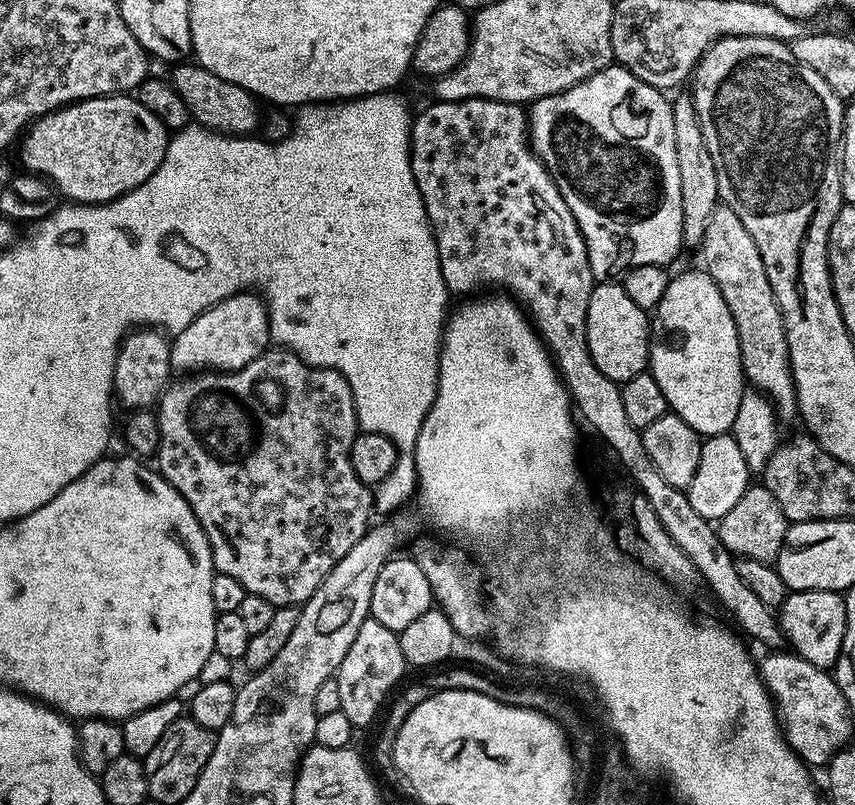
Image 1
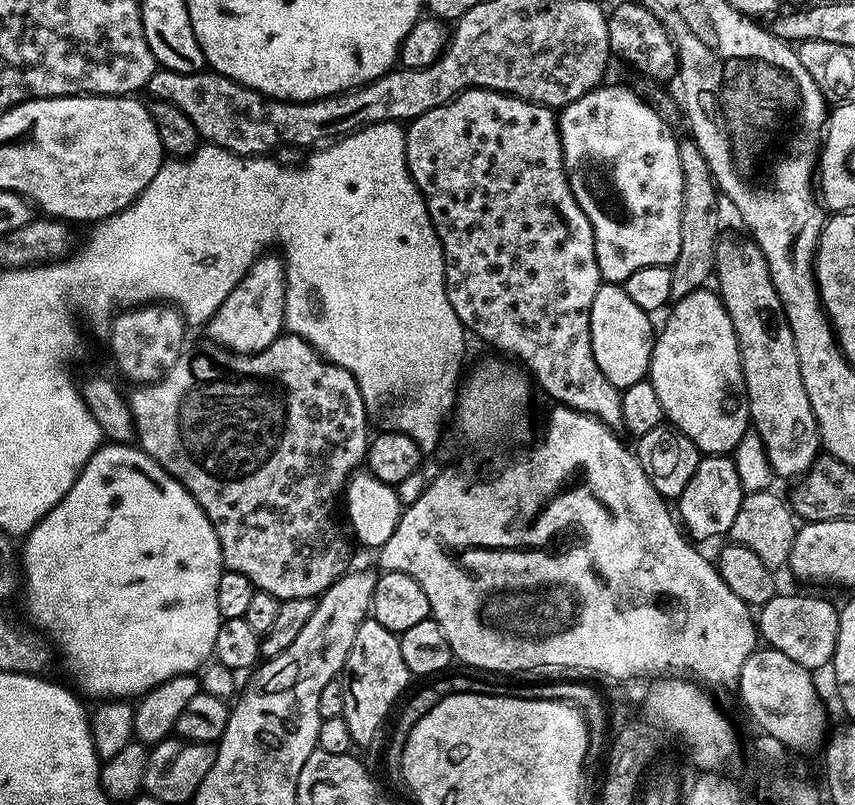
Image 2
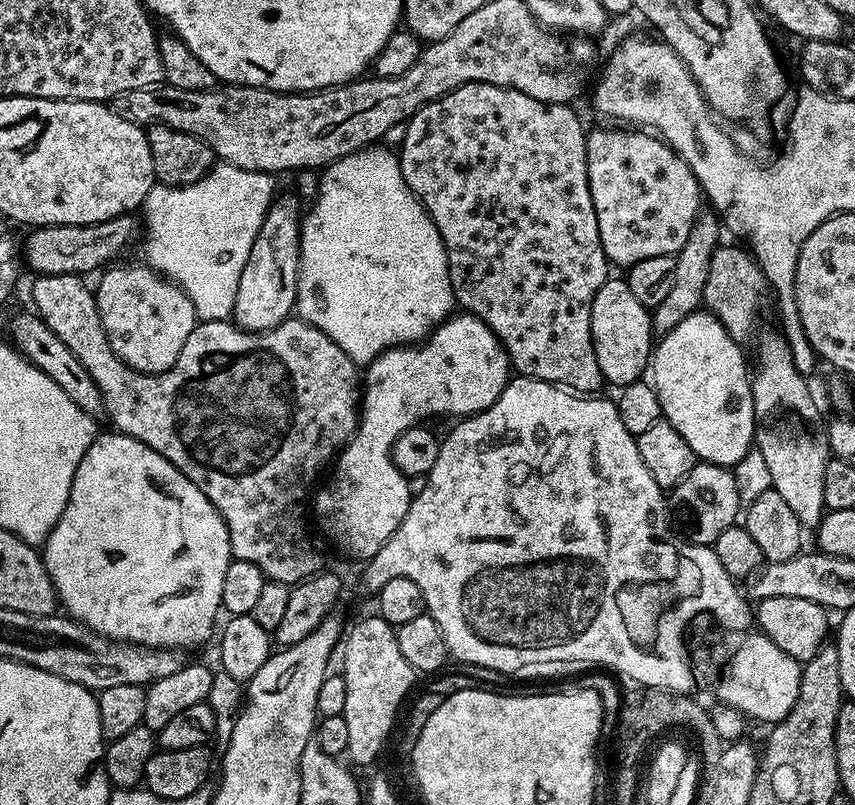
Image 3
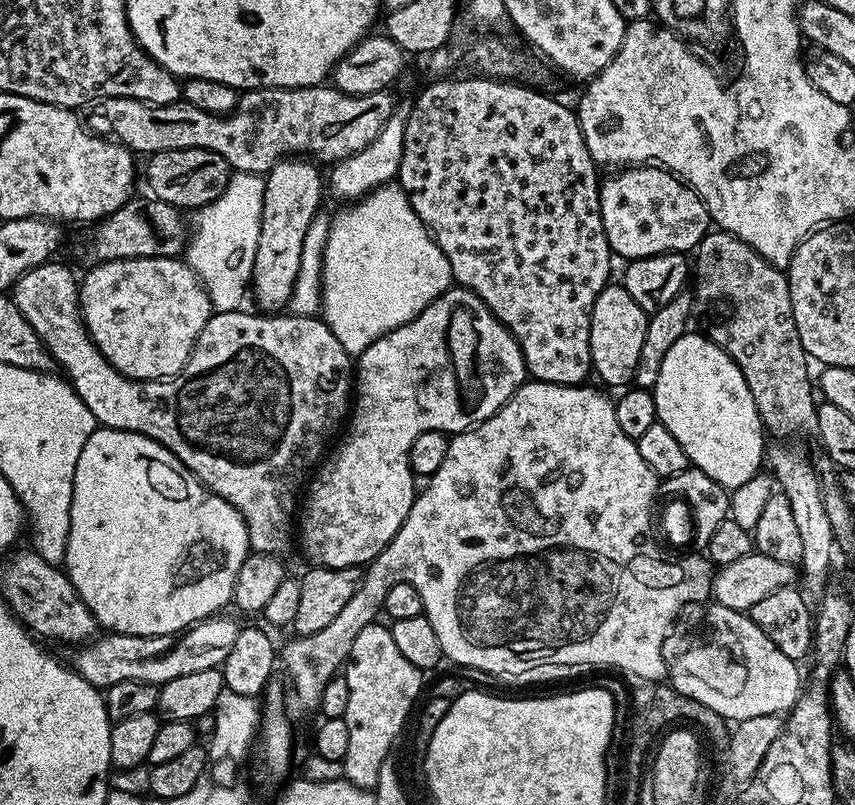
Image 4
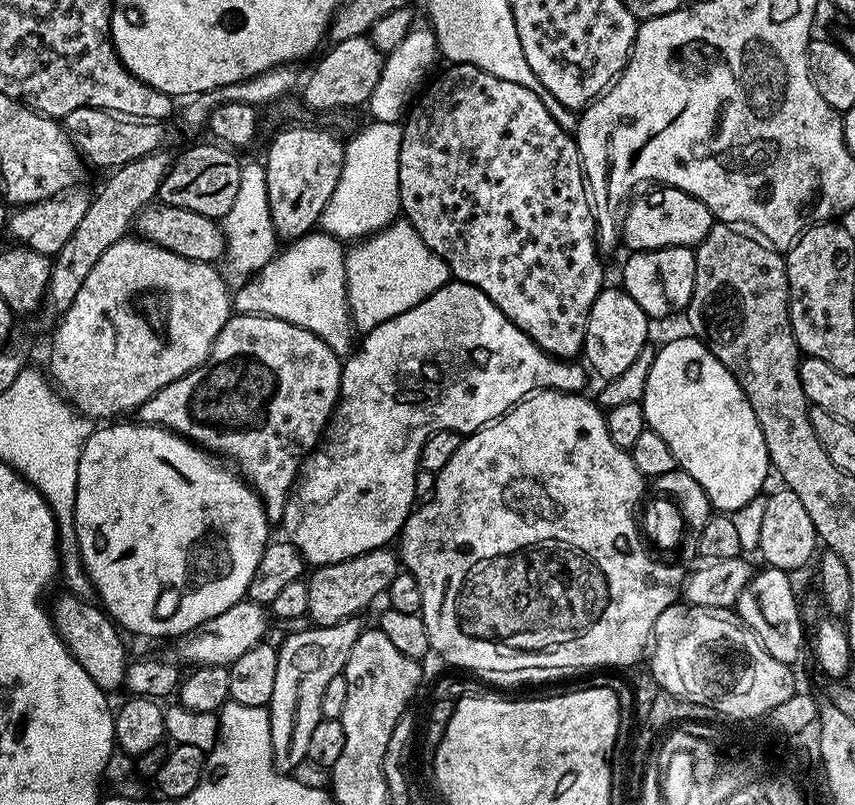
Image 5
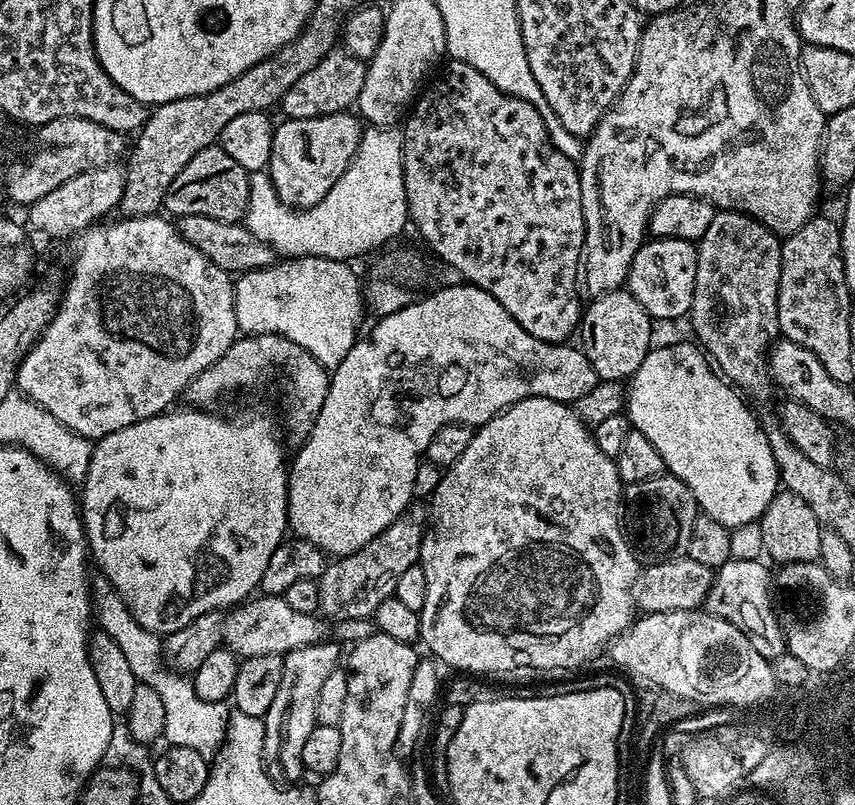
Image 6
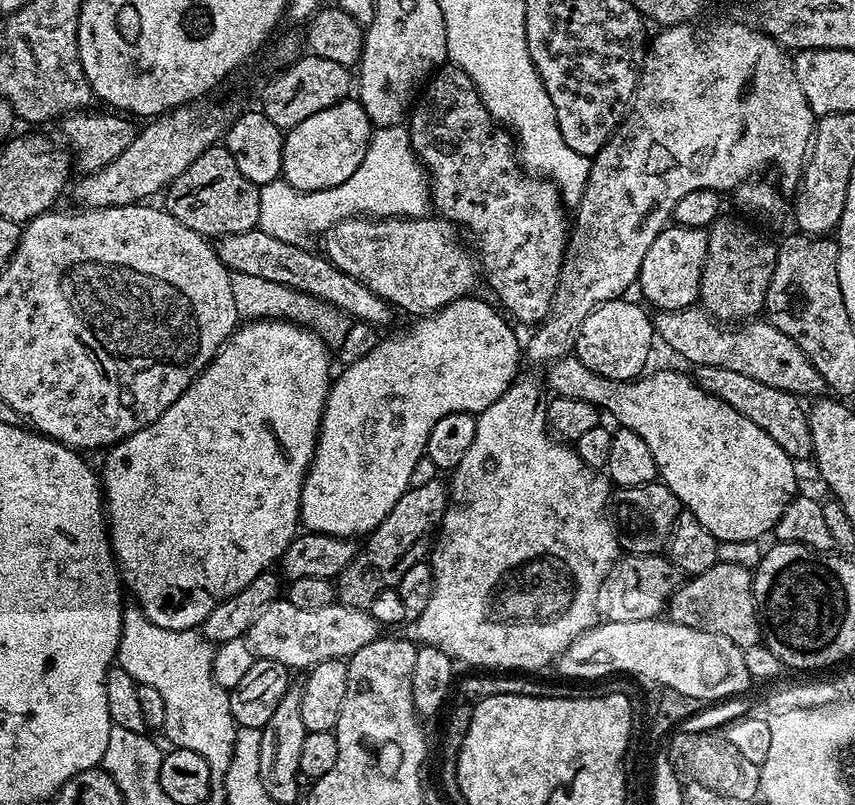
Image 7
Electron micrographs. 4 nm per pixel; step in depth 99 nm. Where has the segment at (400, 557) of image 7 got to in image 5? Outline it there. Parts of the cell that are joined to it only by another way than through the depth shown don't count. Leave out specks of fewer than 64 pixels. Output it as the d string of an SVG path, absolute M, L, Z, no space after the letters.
M391 547L370 550L349 560L321 564L313 576L307 577L310 590L307 619L313 625L329 628L343 620L359 617L363 608L368 608L376 599L387 593L390 582L402 571L397 553Z

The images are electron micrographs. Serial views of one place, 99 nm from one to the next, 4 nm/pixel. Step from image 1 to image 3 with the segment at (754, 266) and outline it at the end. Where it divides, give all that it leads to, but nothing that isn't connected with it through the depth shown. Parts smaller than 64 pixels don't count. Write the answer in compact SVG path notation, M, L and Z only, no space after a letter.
M761 331L759 335L755 337L754 345L756 344L756 364L754 360L754 371L751 373L750 379L752 382L752 401L754 402L754 412L755 412L755 437L754 446L762 454L766 461L766 466L769 467L770 478L772 488L778 494L782 495L790 510L794 511L795 517L798 518L801 527L805 529L814 530L819 527L820 521L824 518L826 514L826 509L824 507L825 500L825 467L827 466L829 460L831 460L832 455L829 450L829 440L828 433L826 431L826 424L824 418L821 418L818 406L815 400L812 398L812 392L808 389L809 381L802 374L798 374L798 370L794 366L794 358L790 354L787 342L784 341L783 335L779 331L776 332L764 332Z

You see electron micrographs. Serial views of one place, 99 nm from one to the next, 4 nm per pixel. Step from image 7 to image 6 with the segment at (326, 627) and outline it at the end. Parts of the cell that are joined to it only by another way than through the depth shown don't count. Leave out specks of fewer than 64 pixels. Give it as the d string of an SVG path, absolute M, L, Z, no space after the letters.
M253 595L227 613L224 622L224 644L237 657L258 654L283 656L290 650L321 643L325 639L325 621L319 615L298 614L298 610L286 606L283 596Z

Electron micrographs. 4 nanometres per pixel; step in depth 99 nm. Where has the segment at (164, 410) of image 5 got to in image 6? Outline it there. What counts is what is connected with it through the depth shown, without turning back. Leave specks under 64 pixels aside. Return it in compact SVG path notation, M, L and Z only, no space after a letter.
M244 334L237 338L202 374L188 383L186 400L193 409L215 413L216 403L232 396L235 392L256 392L260 384L268 384L277 376L280 379L280 408L284 411L284 424L288 427L288 436L293 445L299 446L310 434L314 422L318 418L318 410L322 410L322 402L326 402L326 390L330 379L329 369L323 368L318 361L294 342L274 334Z

